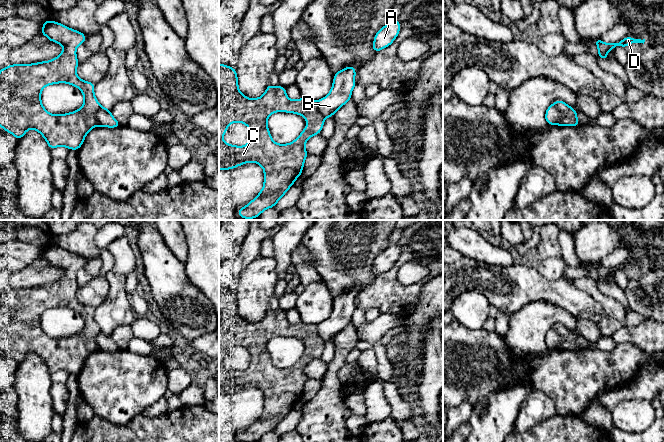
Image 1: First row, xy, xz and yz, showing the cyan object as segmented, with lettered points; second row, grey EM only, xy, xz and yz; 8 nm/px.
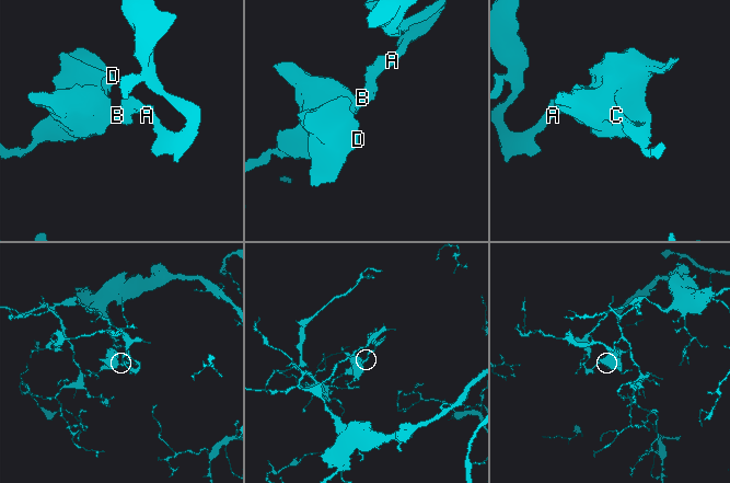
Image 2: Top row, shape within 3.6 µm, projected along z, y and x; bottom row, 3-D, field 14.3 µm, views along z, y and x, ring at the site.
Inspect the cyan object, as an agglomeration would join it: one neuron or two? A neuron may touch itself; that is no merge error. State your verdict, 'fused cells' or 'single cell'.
fused cells

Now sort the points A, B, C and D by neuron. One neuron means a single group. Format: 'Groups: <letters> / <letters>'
Groups: A B / C D

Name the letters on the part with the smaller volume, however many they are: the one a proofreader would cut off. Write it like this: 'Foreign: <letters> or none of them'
Foreign: C, D

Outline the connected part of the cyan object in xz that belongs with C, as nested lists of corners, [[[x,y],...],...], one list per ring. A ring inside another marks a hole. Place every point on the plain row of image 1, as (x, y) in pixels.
[[[219,289],[219,394],[228,394],[248,386],[258,387],[264,393],[264,409],[255,423],[238,434],[242,442],[257,442],[264,434],[272,432],[283,421],[295,404],[301,399],[305,382],[308,380],[305,367],[309,362],[320,358],[325,341],[318,333],[317,325],[300,322],[290,324],[286,313],[281,309],[273,311],[270,307],[264,318],[256,323],[247,322],[238,312],[235,292]],[[274,336],[288,336],[303,340],[307,350],[298,362],[289,368],[273,365],[267,351],[267,343]],[[234,346],[245,348],[251,356],[245,370],[234,370],[222,364],[228,350]]]

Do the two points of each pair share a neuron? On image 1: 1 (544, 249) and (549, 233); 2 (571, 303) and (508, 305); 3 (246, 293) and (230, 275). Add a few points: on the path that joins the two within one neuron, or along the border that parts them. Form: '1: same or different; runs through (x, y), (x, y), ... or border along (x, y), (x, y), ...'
1: same; runs through (548, 245), (549, 237)
2: same; runs through (555, 293), (524, 293)
3: different; border along (249, 263), (241, 273), (237, 288), (234, 291)

